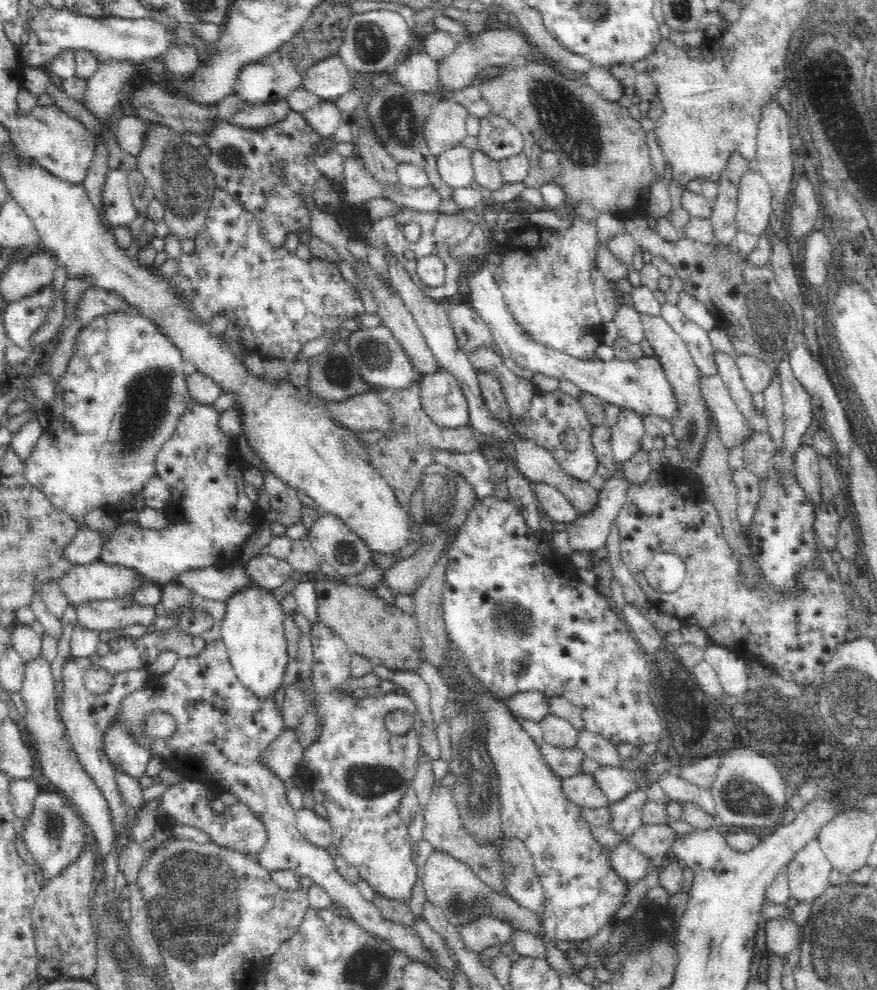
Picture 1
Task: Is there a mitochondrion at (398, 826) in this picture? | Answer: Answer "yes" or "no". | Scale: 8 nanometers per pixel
no

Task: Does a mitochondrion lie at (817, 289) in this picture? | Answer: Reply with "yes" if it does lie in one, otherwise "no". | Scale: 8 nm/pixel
no

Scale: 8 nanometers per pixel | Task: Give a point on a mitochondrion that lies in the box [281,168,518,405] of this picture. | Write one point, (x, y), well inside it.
(376, 357)

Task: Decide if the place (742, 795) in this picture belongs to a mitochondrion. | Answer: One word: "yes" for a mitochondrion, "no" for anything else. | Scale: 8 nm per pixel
yes

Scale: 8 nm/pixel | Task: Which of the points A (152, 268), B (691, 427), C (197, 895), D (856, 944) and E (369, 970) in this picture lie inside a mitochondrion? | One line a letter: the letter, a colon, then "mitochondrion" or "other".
A: other
B: mitochondrion
C: mitochondrion
D: mitochondrion
E: mitochondrion

